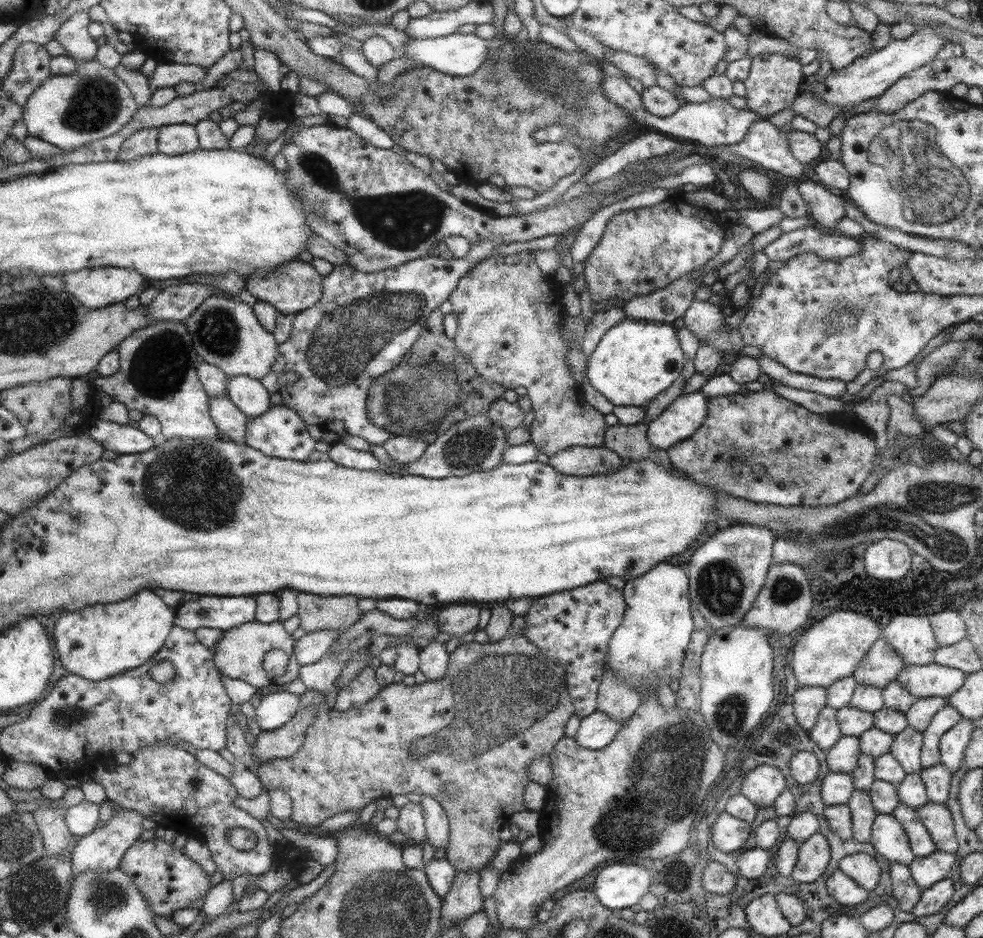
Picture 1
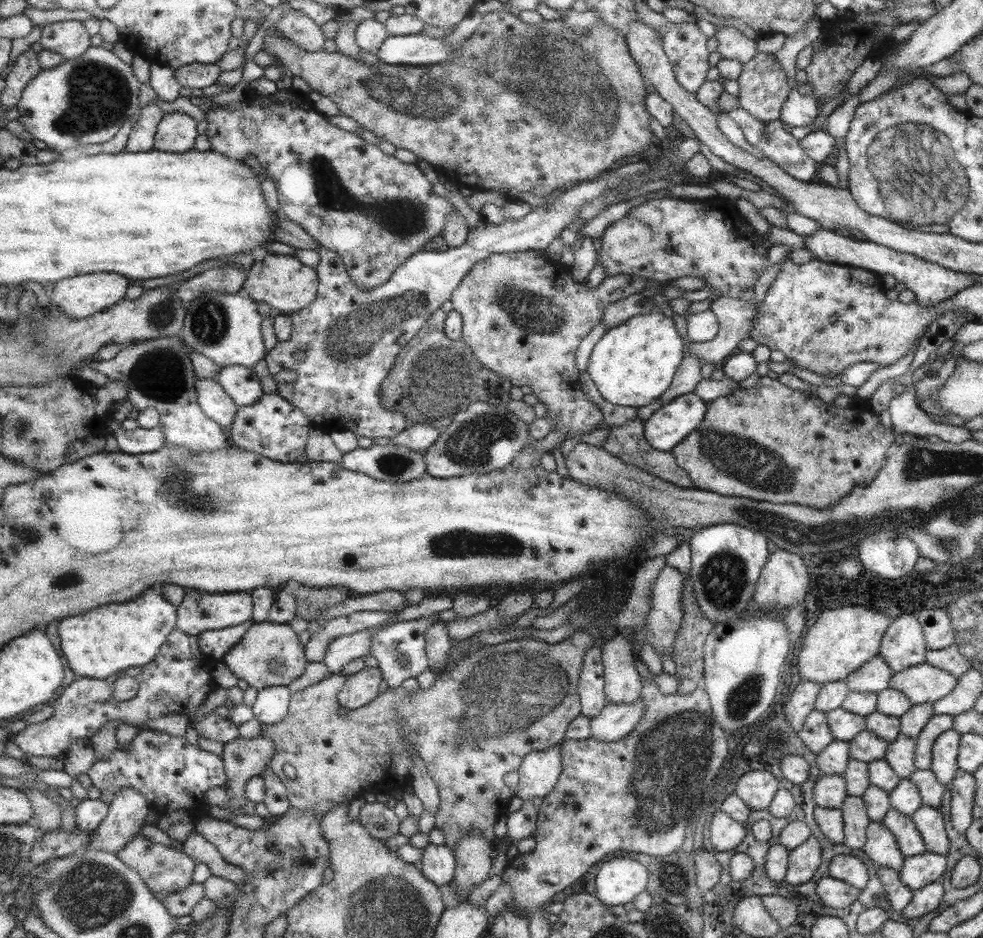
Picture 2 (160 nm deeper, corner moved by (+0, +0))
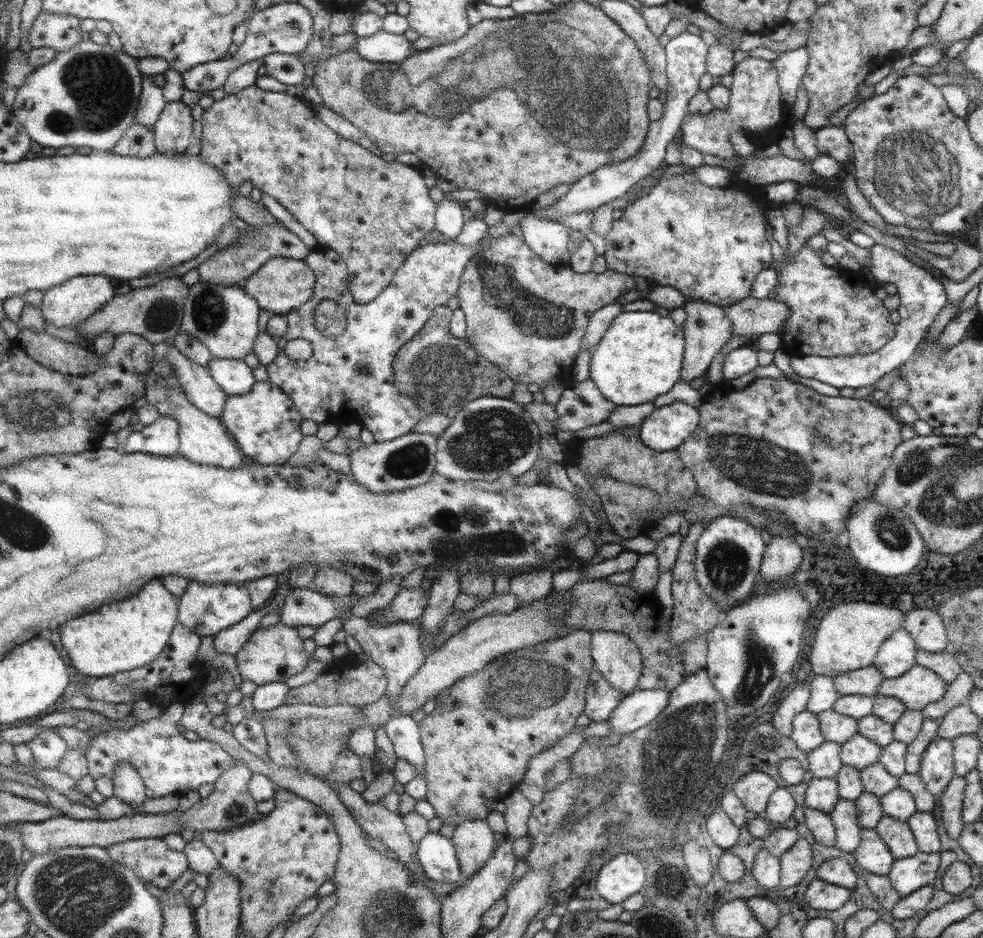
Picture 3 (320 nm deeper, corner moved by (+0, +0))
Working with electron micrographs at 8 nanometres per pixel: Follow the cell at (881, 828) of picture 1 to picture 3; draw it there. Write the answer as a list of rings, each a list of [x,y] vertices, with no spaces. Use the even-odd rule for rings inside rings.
[[[867,828],[861,829],[859,844],[852,855],[859,868],[879,876],[886,876],[895,860],[877,832]]]

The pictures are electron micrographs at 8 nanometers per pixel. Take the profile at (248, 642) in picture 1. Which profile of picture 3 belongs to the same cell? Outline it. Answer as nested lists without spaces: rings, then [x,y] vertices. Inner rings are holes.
[[[280,622],[267,628],[259,626],[235,655],[241,678],[264,685],[270,682],[285,683],[291,676],[301,674],[310,661],[304,642],[305,639],[301,638],[299,630],[295,627],[285,626]]]

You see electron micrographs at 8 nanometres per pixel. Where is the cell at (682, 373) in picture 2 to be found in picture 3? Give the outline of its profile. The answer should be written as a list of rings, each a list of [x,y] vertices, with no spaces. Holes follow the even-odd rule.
[[[687,301],[683,304],[685,311],[685,322],[683,322],[685,333],[685,353],[680,379],[697,385],[700,383],[703,371],[707,370],[713,357],[721,351],[721,347],[730,339],[733,339],[731,322],[723,314],[723,309],[708,304],[704,301]]]

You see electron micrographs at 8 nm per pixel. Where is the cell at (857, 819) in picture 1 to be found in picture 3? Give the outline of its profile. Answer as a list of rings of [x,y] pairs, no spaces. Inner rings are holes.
[[[840,799],[828,814],[836,829],[835,848],[852,854],[857,849],[861,832],[854,802]]]

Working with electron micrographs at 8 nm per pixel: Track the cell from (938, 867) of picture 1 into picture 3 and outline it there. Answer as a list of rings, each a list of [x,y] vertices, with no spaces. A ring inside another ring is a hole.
[[[917,852],[909,858],[894,860],[886,877],[890,887],[904,897],[935,880],[940,875],[939,866],[939,854]]]

